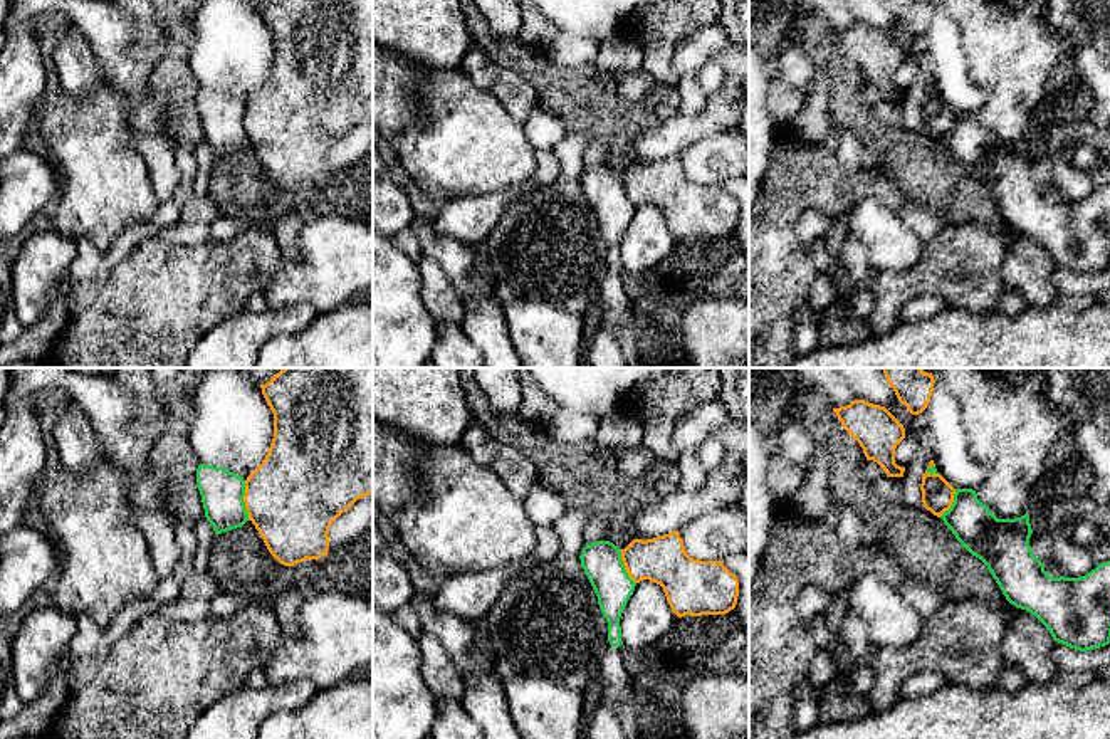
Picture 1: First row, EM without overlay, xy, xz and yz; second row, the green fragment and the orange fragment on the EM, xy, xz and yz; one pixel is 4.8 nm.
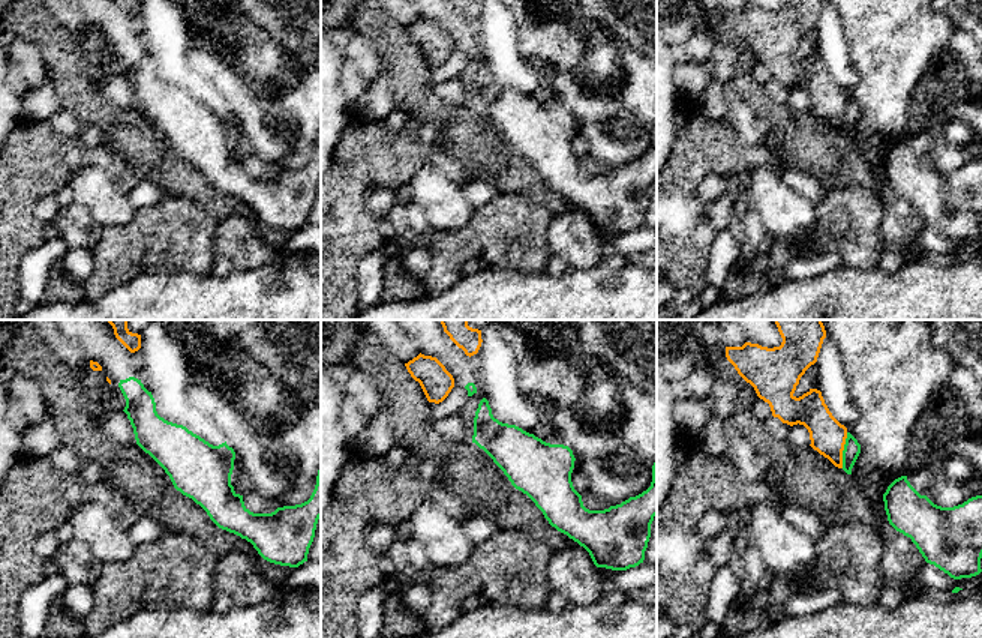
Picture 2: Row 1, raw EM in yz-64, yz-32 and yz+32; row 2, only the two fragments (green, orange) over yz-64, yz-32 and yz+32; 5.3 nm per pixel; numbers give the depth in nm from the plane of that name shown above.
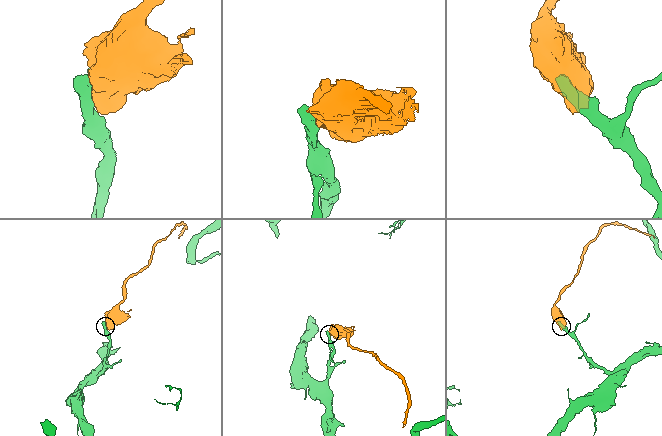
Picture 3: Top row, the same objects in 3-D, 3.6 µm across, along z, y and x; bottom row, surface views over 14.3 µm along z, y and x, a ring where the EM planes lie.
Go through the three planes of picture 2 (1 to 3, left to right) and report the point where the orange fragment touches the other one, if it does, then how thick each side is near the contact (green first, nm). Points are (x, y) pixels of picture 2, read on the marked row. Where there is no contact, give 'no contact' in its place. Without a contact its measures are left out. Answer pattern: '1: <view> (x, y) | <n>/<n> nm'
1: no contact
2: no contact
3: yz+32 (843, 451) | 90/190 nm

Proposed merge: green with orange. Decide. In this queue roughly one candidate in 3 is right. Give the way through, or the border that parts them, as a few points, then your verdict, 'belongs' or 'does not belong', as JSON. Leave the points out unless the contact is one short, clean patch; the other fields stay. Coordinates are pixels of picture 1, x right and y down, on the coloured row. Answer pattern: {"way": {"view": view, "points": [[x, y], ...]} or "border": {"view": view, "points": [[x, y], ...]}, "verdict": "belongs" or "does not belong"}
{"border": {"view": "xy", "points": [[244, 481], [244, 508], [249, 519]]}, "verdict": "does not belong"}

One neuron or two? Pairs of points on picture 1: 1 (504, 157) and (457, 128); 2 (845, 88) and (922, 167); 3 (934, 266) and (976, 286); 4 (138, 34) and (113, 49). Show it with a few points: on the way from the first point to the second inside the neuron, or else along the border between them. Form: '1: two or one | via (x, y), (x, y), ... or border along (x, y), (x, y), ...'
1: one | via (492, 153), (469, 140)
2: one | via (852, 111), (882, 145), (899, 151)
3: one | via (944, 266), (956, 266), (966, 276)
4: one | via (131, 34), (120, 42)

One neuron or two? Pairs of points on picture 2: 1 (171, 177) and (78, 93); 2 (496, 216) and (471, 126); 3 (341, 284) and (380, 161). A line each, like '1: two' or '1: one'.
1: one
2: two
3: one

